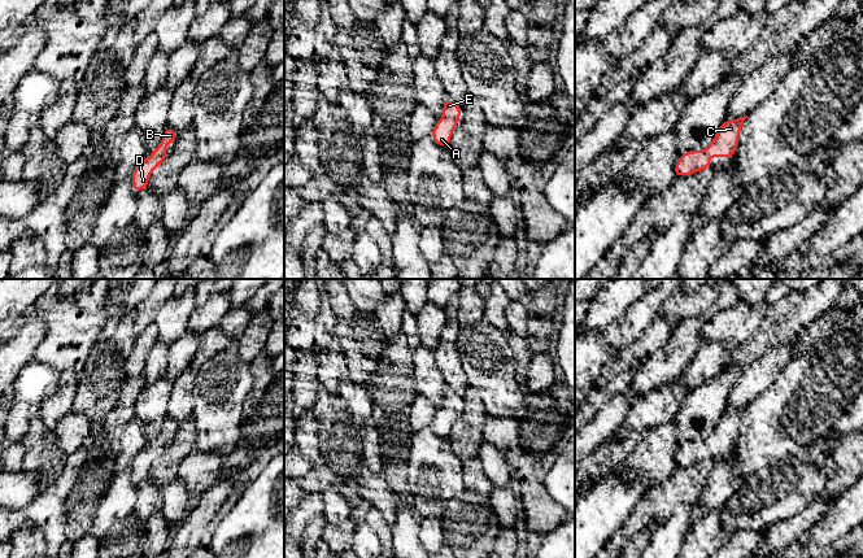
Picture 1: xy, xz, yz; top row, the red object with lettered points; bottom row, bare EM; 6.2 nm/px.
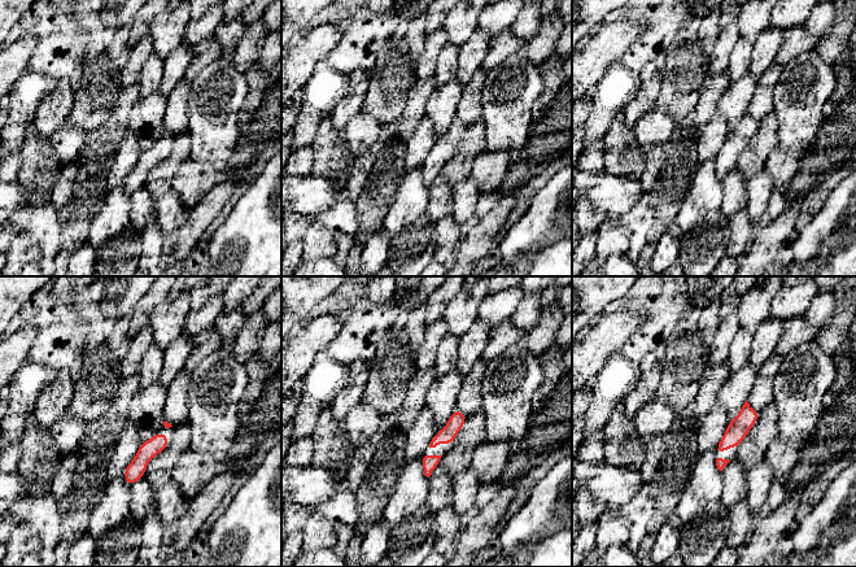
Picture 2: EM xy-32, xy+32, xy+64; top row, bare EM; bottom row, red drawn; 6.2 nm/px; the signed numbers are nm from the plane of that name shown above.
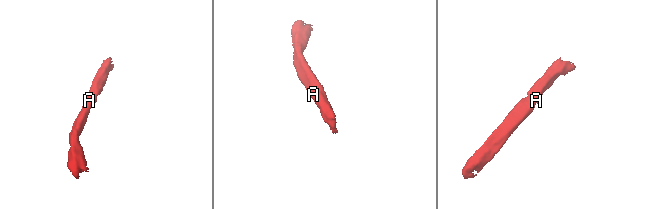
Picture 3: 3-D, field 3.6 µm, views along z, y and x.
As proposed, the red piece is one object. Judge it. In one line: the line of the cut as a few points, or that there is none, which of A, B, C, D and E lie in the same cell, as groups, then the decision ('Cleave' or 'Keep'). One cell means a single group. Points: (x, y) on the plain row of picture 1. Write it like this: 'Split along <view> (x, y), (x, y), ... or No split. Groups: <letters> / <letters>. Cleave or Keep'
No split. Groups: A B C D E. Keep

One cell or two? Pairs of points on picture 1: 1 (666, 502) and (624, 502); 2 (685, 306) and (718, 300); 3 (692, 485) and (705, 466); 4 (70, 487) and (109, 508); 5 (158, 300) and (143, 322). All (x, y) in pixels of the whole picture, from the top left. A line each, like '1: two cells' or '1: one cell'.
1: two cells
2: one cell
3: one cell
4: one cell
5: one cell

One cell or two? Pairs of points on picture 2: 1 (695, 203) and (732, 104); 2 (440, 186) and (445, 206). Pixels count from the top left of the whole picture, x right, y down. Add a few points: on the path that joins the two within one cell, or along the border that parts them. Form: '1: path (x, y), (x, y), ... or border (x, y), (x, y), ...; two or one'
1: border (730, 83), (716, 108); two
2: path (440, 191), (441, 201); one

